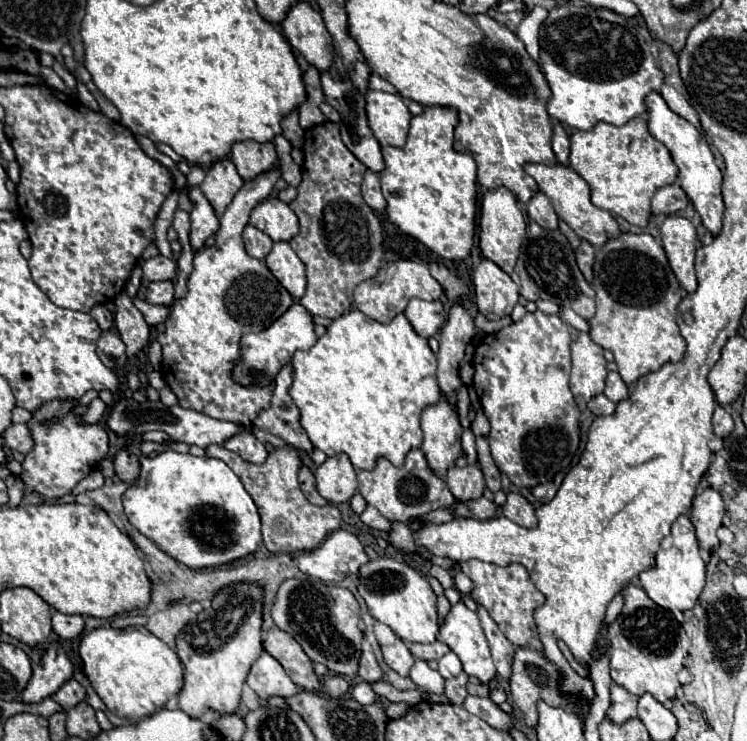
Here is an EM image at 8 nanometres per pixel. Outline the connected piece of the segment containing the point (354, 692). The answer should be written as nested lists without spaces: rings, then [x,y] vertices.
[[[365,681],[357,683],[357,685],[351,689],[351,697],[353,697],[357,703],[361,703],[361,705],[375,703],[375,699],[377,699],[377,695],[375,695],[373,689],[371,689],[371,685],[365,683]]]

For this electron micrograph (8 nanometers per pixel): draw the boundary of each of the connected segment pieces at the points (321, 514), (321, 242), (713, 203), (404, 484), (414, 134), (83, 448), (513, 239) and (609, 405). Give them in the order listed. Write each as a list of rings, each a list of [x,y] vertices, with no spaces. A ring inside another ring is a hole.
[[[209,445],[205,449],[207,457],[215,457],[225,461],[235,475],[243,481],[243,487],[247,489],[247,493],[251,493],[259,515],[261,515],[261,527],[263,527],[263,543],[269,549],[269,553],[301,553],[301,551],[311,551],[315,547],[319,547],[325,537],[329,533],[333,533],[335,529],[339,529],[341,525],[341,513],[335,505],[325,505],[325,507],[317,507],[311,505],[305,495],[299,489],[299,481],[297,481],[297,473],[299,467],[303,465],[303,459],[299,455],[297,449],[285,445],[285,447],[277,447],[269,453],[267,461],[263,465],[255,465],[249,463],[245,459],[241,459],[237,453],[227,451],[221,445]],[[257,475],[265,477],[265,485],[259,487],[255,483]]]
[[[325,121],[305,131],[303,179],[299,195],[289,203],[299,217],[299,233],[289,241],[307,267],[307,291],[299,303],[311,315],[329,319],[341,317],[353,305],[353,289],[361,281],[375,277],[381,267],[381,221],[361,197],[361,181],[367,167],[343,145],[339,125]],[[323,175],[333,177],[333,185],[321,185]]]
[[[655,91],[649,93],[645,97],[645,107],[649,113],[649,119],[647,119],[649,133],[671,151],[671,157],[673,157],[675,165],[679,167],[679,185],[683,187],[683,191],[687,193],[687,197],[699,211],[703,225],[713,235],[717,235],[721,231],[725,203],[721,199],[721,171],[715,165],[715,159],[713,159],[713,153],[711,153],[707,141],[701,137],[701,133],[689,121],[685,121],[683,117],[679,117],[677,113],[673,113],[667,107],[661,93],[655,93]]]
[[[411,449],[403,467],[395,467],[385,457],[379,457],[375,469],[357,471],[357,481],[359,493],[365,497],[365,501],[377,507],[379,513],[385,515],[389,521],[407,521],[413,517],[423,519],[433,509],[455,505],[453,493],[447,489],[445,481],[429,469],[429,463],[421,449]]]
[[[425,107],[423,113],[411,119],[407,143],[399,151],[391,151],[391,147],[381,149],[385,169],[379,173],[379,179],[387,199],[387,217],[433,253],[459,261],[473,247],[477,167],[471,155],[453,149],[455,125],[455,109]]]
[[[77,401],[45,403],[27,423],[35,447],[25,455],[21,481],[25,483],[25,491],[37,493],[41,501],[55,501],[57,497],[71,493],[71,489],[85,479],[89,471],[95,469],[95,463],[99,463],[109,451],[109,439],[101,425],[77,425],[79,415],[71,413],[75,405]]]
[[[499,187],[499,189],[491,189],[491,191],[483,193],[481,217],[479,217],[479,247],[481,247],[483,257],[497,263],[509,275],[513,273],[525,229],[527,229],[525,215],[523,215],[523,211],[519,207],[517,197],[509,189]]]
[[[601,393],[601,395],[595,395],[595,397],[587,403],[587,407],[589,407],[591,413],[595,413],[595,415],[611,415],[611,413],[615,413],[615,403],[609,401],[603,393]]]

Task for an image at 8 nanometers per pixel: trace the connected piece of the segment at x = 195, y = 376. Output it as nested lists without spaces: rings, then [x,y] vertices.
[[[273,169],[243,183],[221,215],[215,245],[203,247],[195,255],[193,273],[187,281],[187,295],[173,301],[173,311],[165,321],[165,333],[157,337],[163,347],[161,375],[177,395],[179,405],[213,419],[249,425],[257,413],[271,403],[273,383],[263,389],[241,387],[231,379],[231,369],[239,359],[241,335],[269,327],[293,305],[287,289],[273,277],[263,261],[247,255],[241,239],[253,207],[269,197],[279,177],[281,169]]]

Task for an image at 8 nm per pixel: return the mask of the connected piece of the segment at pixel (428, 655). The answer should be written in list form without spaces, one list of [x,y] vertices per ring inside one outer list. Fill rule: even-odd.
[[[435,641],[435,643],[429,643],[429,645],[421,645],[421,643],[411,643],[409,645],[409,651],[417,657],[417,659],[425,659],[425,661],[431,661],[431,659],[441,659],[449,647],[441,641]]]

